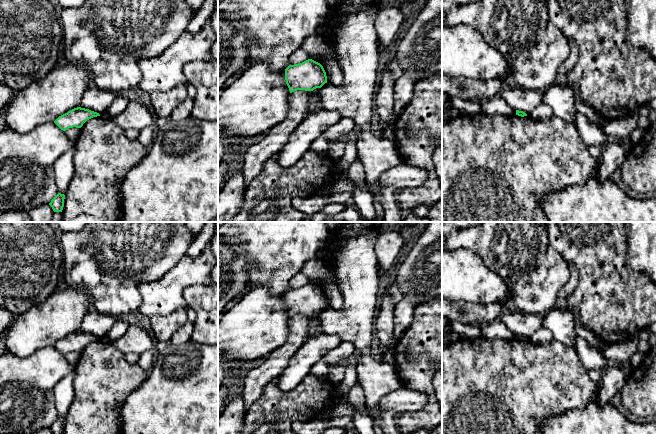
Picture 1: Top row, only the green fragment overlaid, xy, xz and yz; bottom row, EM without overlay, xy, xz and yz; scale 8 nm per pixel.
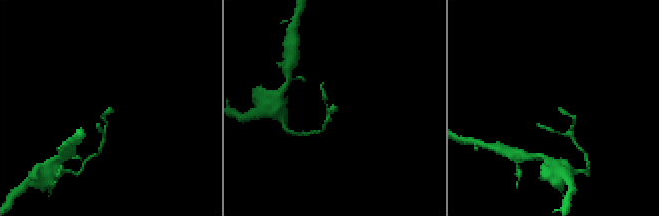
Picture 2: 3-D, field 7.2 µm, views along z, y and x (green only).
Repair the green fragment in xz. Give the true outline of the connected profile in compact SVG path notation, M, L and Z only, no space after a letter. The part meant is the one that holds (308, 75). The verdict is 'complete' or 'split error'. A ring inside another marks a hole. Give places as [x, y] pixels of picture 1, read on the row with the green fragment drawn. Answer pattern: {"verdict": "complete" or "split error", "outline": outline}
{"verdict": "complete", "outline": "M308 59L302 63L289 65L285 69L285 80L290 93L297 90L313 91L327 83L323 66Z"}

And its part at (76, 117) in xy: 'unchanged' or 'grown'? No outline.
unchanged

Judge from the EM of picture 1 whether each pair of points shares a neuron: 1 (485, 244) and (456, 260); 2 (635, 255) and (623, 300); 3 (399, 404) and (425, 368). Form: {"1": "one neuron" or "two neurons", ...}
{"1": "two neurons", "2": "two neurons", "3": "two neurons"}

